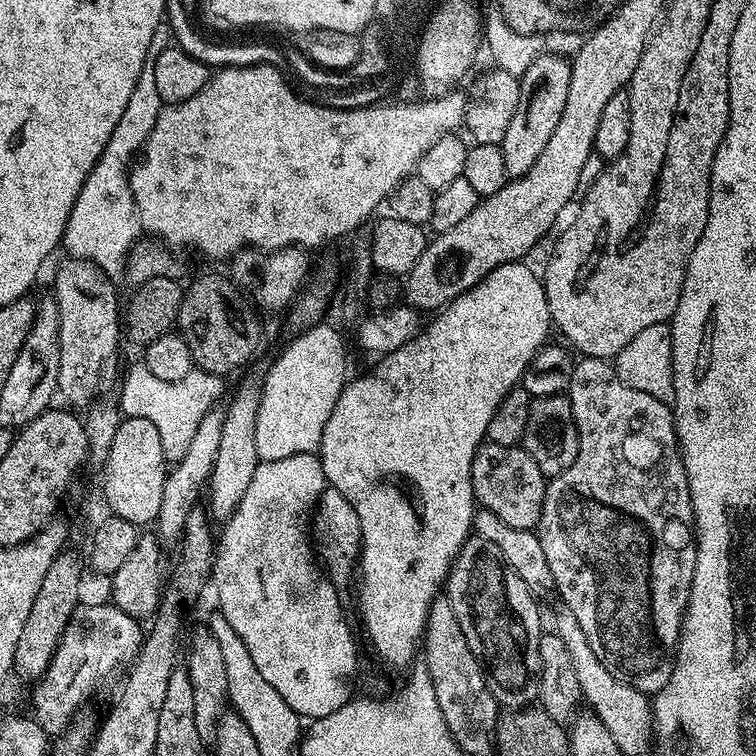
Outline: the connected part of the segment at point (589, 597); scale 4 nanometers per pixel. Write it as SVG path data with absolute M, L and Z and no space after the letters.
M584 356L576 360L566 395L572 401L574 422L580 431L578 458L562 474L547 481L538 525L542 550L546 553L546 563L550 565L555 591L560 591L560 596L564 599L563 607L569 608L574 618L578 618L578 626L582 626L582 631L586 633L586 642L590 642L590 650L598 654L598 662L602 662L602 666L606 666L606 670L610 670L614 678L634 686L639 692L655 694L662 690L662 686L666 686L666 682L670 682L670 674L676 661L676 643L680 640L680 627L684 624L684 613L688 611L696 561L696 534L690 486L680 457L676 421L672 419L672 409L667 403L628 386L615 372L613 365L607 359L598 356Z

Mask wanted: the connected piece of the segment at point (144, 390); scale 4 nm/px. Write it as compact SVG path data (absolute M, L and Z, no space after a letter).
M140 366L138 370L129 372L128 384L122 388L118 406L125 417L151 420L162 438L165 459L175 462L186 454L199 423L213 409L213 403L221 396L224 384L223 377L197 368L193 368L179 381L166 381L156 378L145 366Z

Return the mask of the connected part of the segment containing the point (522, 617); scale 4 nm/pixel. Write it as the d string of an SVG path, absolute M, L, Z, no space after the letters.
M469 535L448 574L446 599L454 606L470 650L480 657L497 703L508 710L531 705L540 695L540 608L532 589L518 578L494 542Z

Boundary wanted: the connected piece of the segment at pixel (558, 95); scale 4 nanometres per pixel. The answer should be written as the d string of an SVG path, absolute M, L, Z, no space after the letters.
M543 54L524 73L518 84L520 101L516 104L516 113L510 126L504 131L504 141L500 145L504 155L504 170L509 177L524 176L538 162L538 154L550 142L550 134L562 118L562 109L566 106L566 94L570 90L571 63L560 56Z

